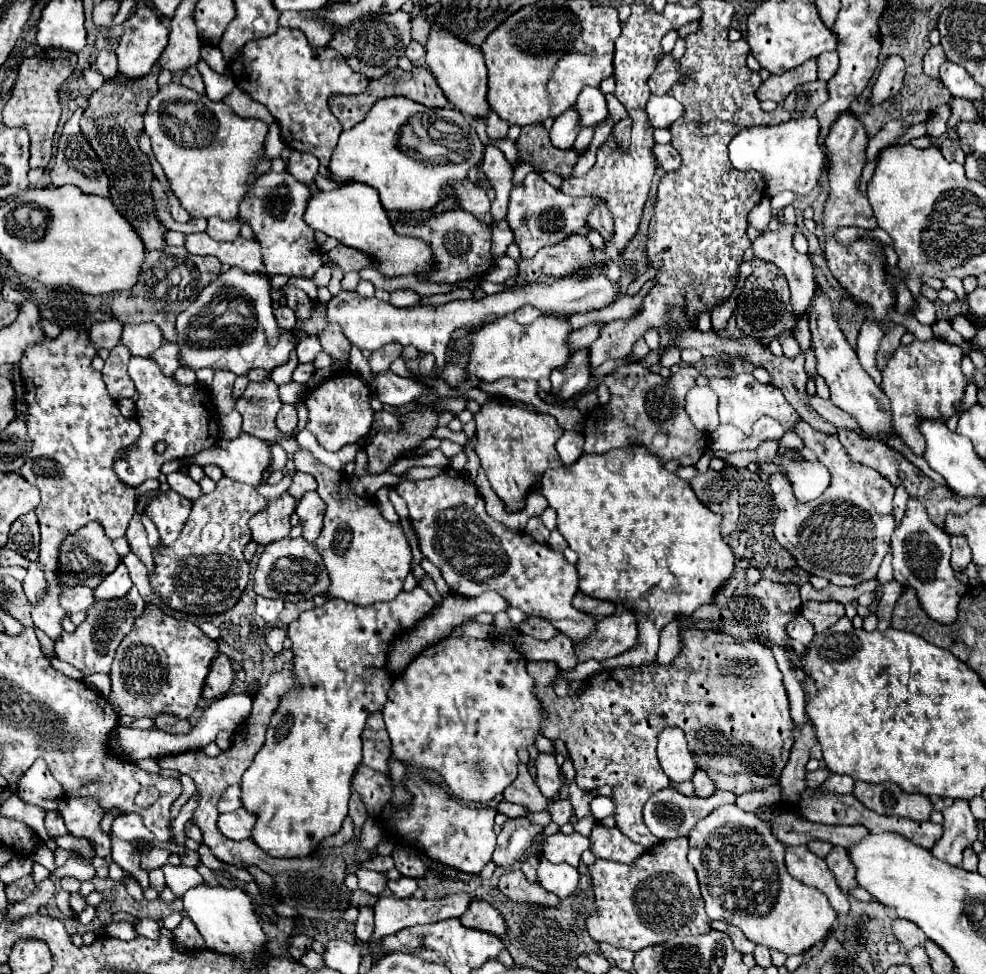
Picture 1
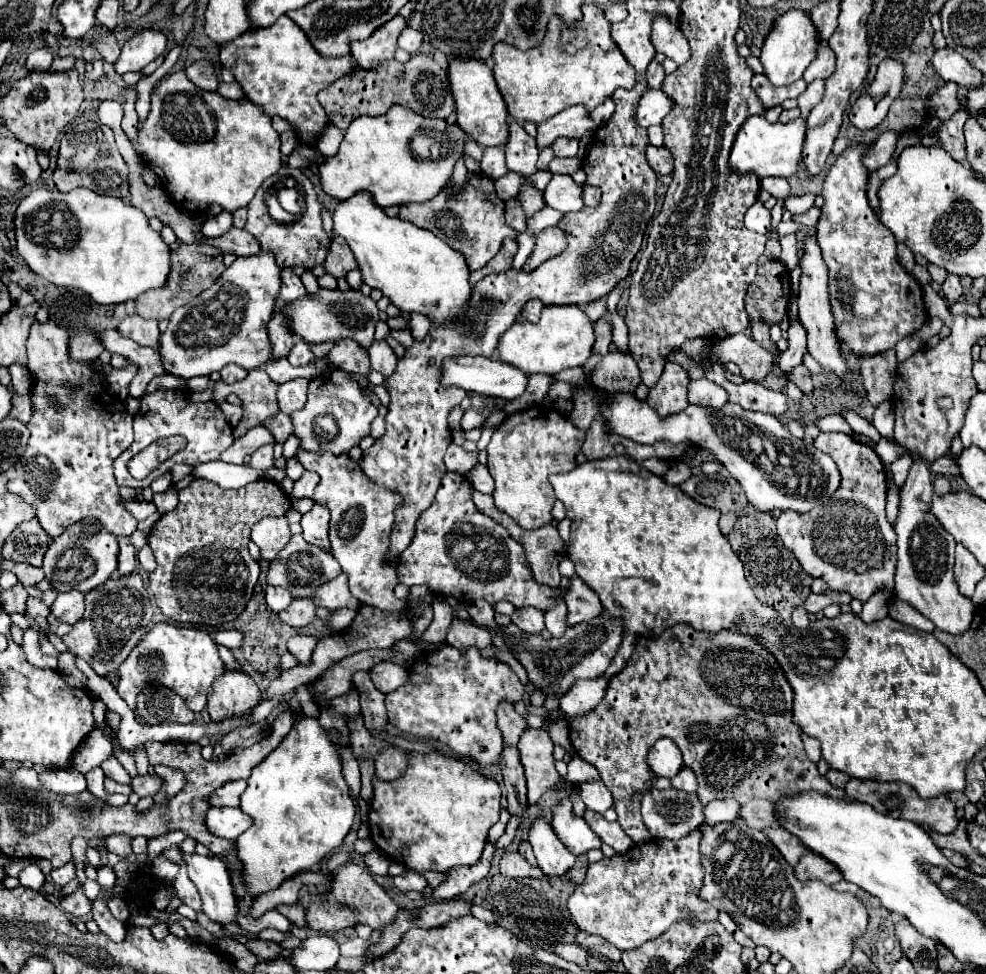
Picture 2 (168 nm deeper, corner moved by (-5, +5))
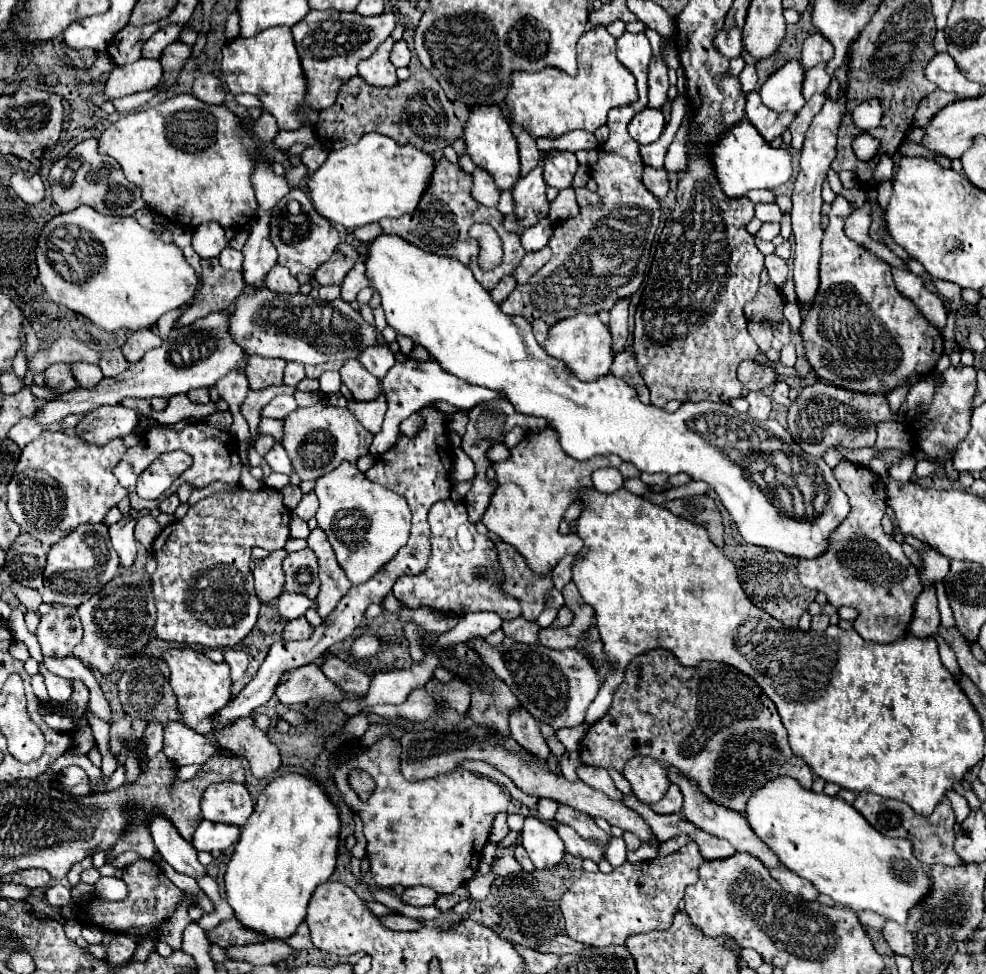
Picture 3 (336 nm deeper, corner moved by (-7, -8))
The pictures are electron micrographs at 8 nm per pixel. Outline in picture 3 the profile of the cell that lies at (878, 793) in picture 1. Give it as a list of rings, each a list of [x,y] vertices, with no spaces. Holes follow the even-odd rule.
[[[858,794],[854,804],[852,804],[860,814],[866,816],[866,820],[880,832],[884,832],[886,836],[892,838],[910,838],[914,844],[914,852],[916,858],[920,858],[920,862],[932,866],[932,864],[946,864],[946,866],[958,866],[964,864],[964,860],[956,854],[954,850],[954,812],[950,808],[948,802],[942,802],[940,808],[936,808],[936,812],[932,816],[920,816],[916,814],[906,802],[898,802],[898,800],[888,800],[882,798],[878,794]]]

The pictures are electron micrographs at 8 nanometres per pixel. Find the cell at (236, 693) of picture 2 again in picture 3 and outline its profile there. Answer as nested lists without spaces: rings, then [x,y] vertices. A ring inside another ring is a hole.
[[[252,716],[234,720],[232,724],[214,730],[214,738],[222,748],[232,750],[238,756],[246,756],[256,778],[264,778],[280,766],[278,748],[270,742]]]

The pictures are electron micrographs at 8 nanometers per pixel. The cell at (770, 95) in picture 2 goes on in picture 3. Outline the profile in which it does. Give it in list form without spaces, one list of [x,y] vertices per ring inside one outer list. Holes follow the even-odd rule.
[[[756,90],[748,92],[748,102],[746,102],[746,114],[748,120],[756,126],[756,130],[764,136],[766,142],[772,142],[776,136],[784,134],[784,130],[790,126],[790,122],[796,118],[794,112],[772,112],[766,108],[760,100],[760,94]]]

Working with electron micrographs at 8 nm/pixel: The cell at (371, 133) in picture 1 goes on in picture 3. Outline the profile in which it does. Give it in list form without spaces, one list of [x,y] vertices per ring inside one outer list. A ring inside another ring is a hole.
[[[368,132],[356,144],[332,150],[328,160],[312,174],[308,188],[320,216],[354,230],[382,218],[400,218],[416,212],[430,186],[434,168],[434,156],[418,150],[414,144],[400,146],[380,132]]]

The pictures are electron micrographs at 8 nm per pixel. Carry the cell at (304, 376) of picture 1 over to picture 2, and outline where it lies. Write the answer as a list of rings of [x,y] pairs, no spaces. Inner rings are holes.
[[[294,379],[288,383],[278,385],[278,407],[286,415],[292,415],[294,411],[302,409],[306,403],[306,379]]]

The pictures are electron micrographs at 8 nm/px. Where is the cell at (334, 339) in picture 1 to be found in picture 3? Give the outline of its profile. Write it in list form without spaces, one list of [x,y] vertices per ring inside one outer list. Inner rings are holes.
[[[346,360],[340,368],[340,376],[356,400],[374,400],[380,394],[380,382],[366,368],[362,368],[358,360]]]

